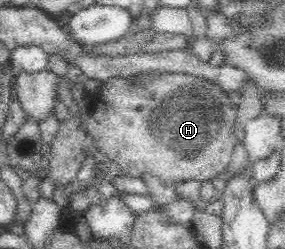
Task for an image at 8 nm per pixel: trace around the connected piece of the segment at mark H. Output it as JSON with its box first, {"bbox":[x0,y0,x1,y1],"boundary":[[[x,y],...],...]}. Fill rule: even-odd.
{"bbox":[45,73,238,186],"boundary":[[[148,73],[145,78],[147,83],[143,87],[134,87],[128,79],[118,77],[105,82],[104,90],[97,98],[102,102],[102,112],[89,109],[88,129],[92,132],[91,136],[81,131],[79,118],[67,116],[63,120],[52,140],[49,166],[45,169],[46,177],[50,176],[52,183],[68,185],[75,178],[80,164],[87,157],[83,151],[85,145],[95,146],[107,161],[116,162],[125,175],[141,178],[143,173],[149,173],[164,185],[174,186],[191,180],[211,181],[228,166],[236,145],[232,134],[236,118],[234,111],[238,107],[230,103],[230,95],[220,86],[194,75]]]}

